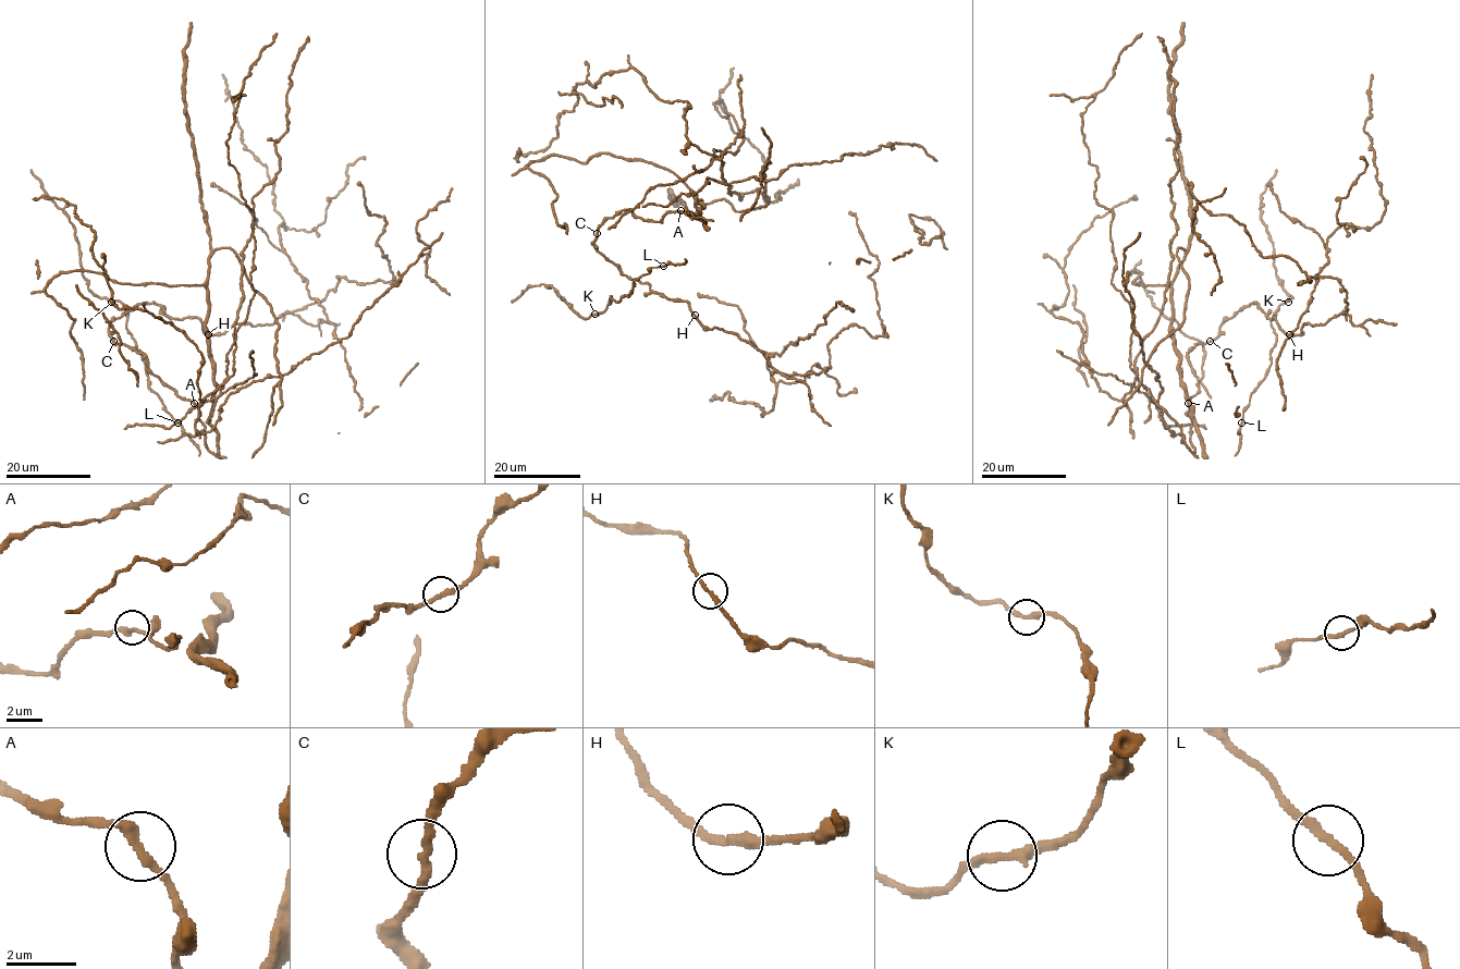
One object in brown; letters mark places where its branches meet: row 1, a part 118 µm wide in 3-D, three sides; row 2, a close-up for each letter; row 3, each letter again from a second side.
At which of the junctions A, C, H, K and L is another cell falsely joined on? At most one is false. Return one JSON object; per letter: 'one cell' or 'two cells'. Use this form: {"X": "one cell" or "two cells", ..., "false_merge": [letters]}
{"A": "one cell", "C": "one cell", "H": "one cell", "K": "one cell", "L": "one cell", "false_merge": []}

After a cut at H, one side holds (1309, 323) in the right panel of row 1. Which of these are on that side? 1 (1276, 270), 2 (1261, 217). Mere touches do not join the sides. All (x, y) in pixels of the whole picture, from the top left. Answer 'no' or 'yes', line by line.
1: no
2: no

